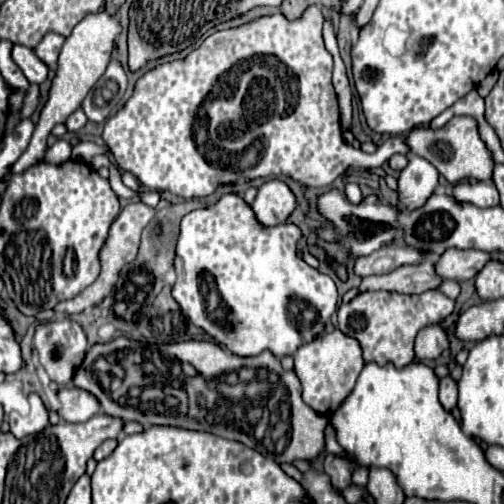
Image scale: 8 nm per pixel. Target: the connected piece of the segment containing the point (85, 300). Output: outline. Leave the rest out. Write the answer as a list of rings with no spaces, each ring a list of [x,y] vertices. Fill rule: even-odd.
[[[140,201],[126,205],[126,207],[120,211],[120,215],[114,219],[114,223],[112,223],[112,227],[110,227],[110,233],[108,233],[108,239],[106,239],[106,243],[104,243],[102,249],[100,249],[100,275],[98,275],[98,279],[96,279],[92,285],[88,285],[82,293],[78,293],[76,297],[66,299],[66,301],[60,301],[60,303],[54,307],[54,311],[56,311],[56,313],[74,315],[74,313],[82,313],[86,307],[92,307],[92,305],[96,305],[98,301],[102,301],[102,299],[114,289],[114,285],[116,285],[116,281],[118,281],[118,271],[120,271],[126,263],[130,263],[130,261],[136,257],[138,245],[140,245],[140,233],[142,233],[142,229],[148,225],[148,221],[150,221],[152,217],[154,217],[154,209],[148,207],[148,205],[144,205],[144,203],[140,203]]]

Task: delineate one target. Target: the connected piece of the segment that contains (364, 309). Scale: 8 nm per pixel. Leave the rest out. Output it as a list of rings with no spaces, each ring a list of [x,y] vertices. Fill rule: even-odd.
[[[364,291],[356,295],[352,301],[342,303],[338,309],[338,329],[350,333],[350,337],[358,337],[364,361],[386,365],[386,361],[394,361],[394,365],[402,367],[414,361],[414,337],[418,329],[442,321],[454,309],[454,301],[442,295],[440,291],[426,291],[420,295],[404,295],[396,291]]]

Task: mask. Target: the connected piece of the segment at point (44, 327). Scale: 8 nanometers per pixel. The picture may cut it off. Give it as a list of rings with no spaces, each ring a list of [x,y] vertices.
[[[44,321],[36,325],[34,349],[52,381],[70,385],[74,369],[88,349],[82,327],[72,321]]]

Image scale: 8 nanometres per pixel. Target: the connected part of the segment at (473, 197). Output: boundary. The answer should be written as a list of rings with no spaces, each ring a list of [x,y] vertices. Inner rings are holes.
[[[460,181],[452,187],[452,197],[456,203],[470,203],[476,207],[494,207],[500,203],[492,181]]]

